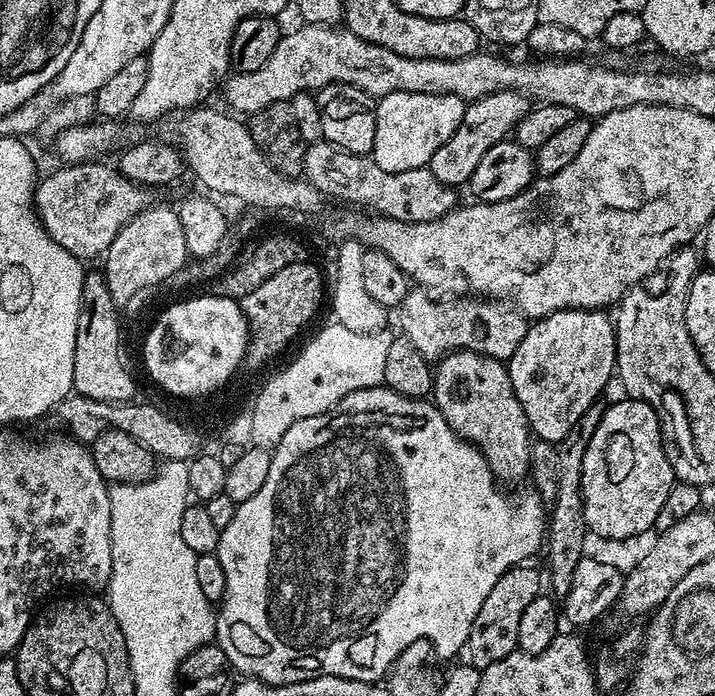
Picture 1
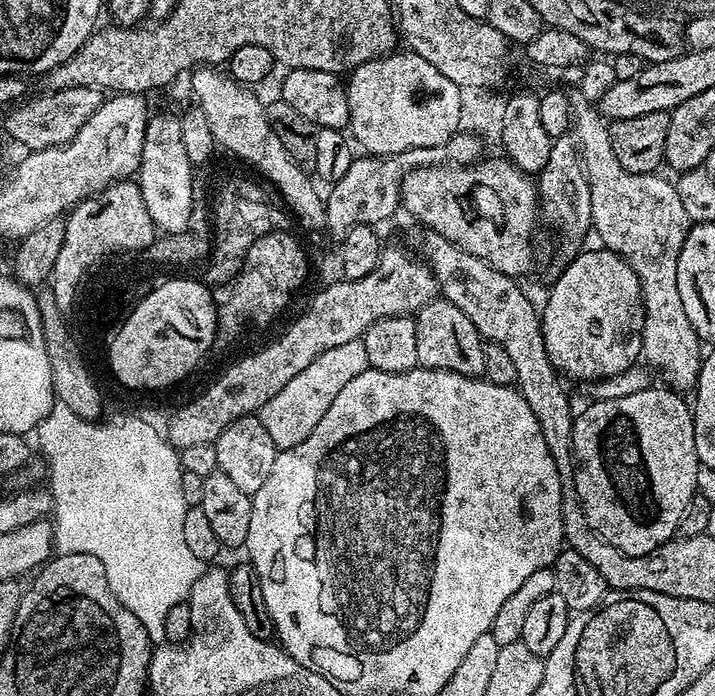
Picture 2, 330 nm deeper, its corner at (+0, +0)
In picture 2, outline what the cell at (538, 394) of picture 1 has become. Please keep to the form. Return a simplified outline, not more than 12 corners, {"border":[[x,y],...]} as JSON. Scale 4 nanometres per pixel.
{"border":[[581,251],[540,329],[557,373],[630,367],[640,283],[618,253]]}

